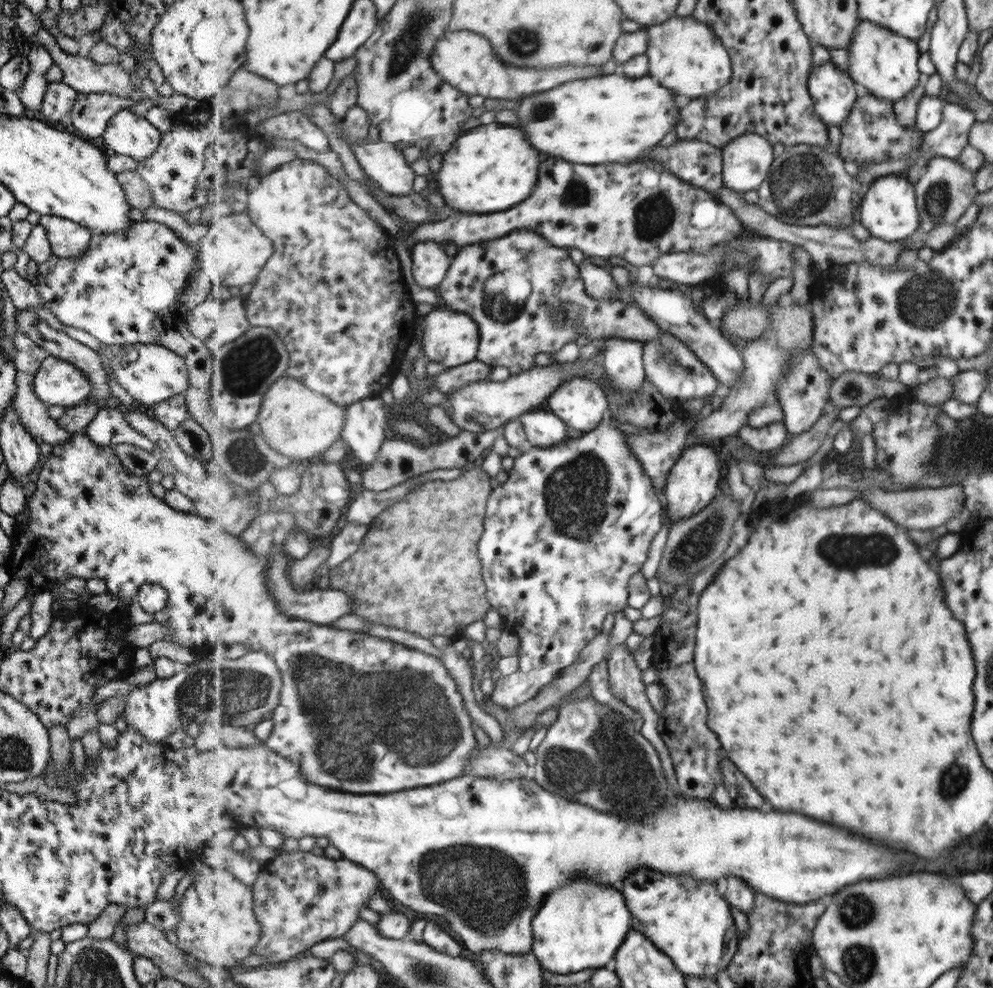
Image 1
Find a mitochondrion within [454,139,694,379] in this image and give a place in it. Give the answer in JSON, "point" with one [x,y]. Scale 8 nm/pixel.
{"point":[653,217]}

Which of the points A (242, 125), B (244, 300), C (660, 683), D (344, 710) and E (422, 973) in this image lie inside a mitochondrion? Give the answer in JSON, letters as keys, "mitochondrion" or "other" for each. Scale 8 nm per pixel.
{"A":"other","B":"other","C":"other","D":"mitochondrion","E":"mitochondrion"}

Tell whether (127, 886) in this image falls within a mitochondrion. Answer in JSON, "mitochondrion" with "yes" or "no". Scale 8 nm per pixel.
{"mitochondrion":"no"}

